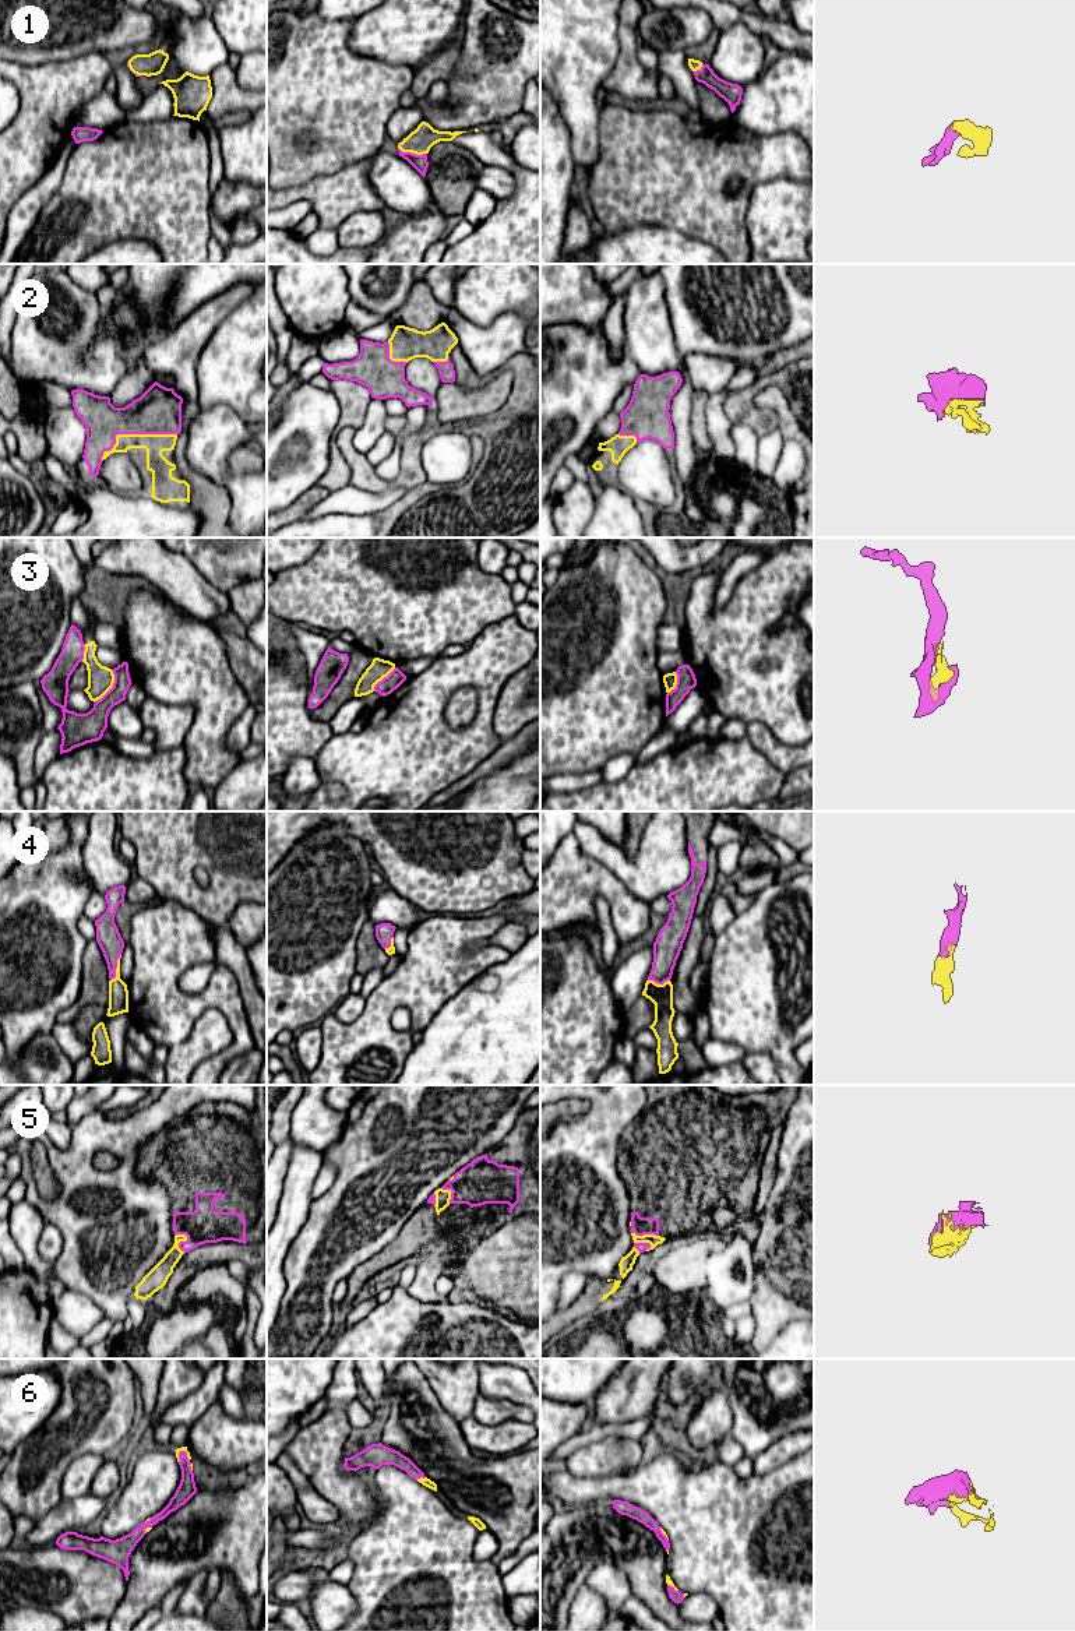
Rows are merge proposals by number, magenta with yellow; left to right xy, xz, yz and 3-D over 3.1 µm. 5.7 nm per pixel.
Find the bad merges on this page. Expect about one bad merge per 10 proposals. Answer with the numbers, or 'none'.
3

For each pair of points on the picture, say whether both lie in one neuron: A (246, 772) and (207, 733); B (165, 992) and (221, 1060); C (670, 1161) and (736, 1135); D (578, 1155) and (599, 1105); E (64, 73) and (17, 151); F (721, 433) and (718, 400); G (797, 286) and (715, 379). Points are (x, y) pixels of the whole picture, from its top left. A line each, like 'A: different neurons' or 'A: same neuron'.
A: different neurons
B: same neuron
C: same neuron
D: same neuron
E: same neuron
F: same neuron
G: different neurons

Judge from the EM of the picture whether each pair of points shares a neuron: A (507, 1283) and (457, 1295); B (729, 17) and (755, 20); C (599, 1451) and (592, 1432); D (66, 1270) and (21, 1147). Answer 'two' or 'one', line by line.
A: one
B: one
C: two
D: one

